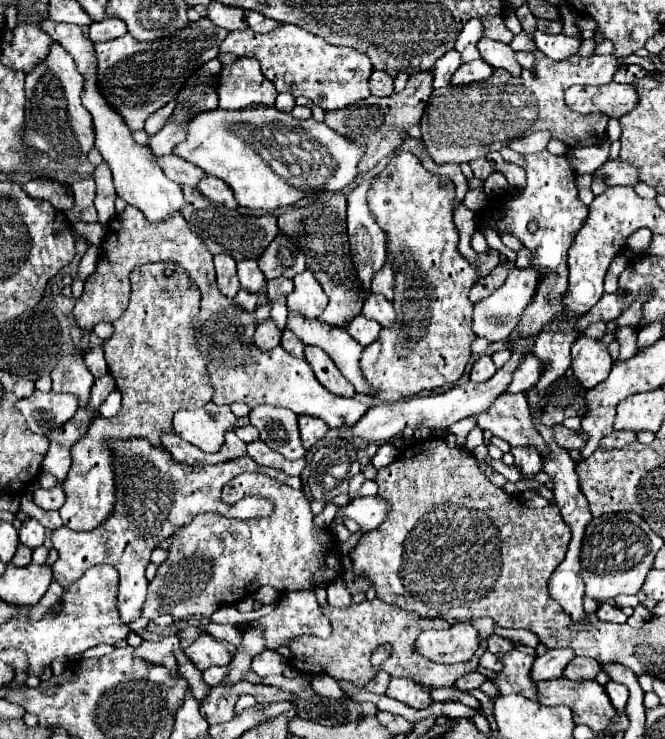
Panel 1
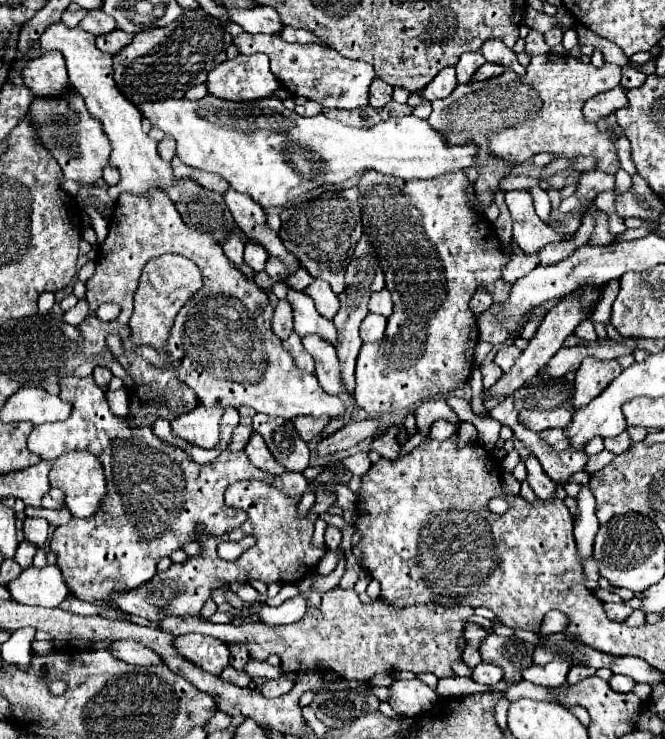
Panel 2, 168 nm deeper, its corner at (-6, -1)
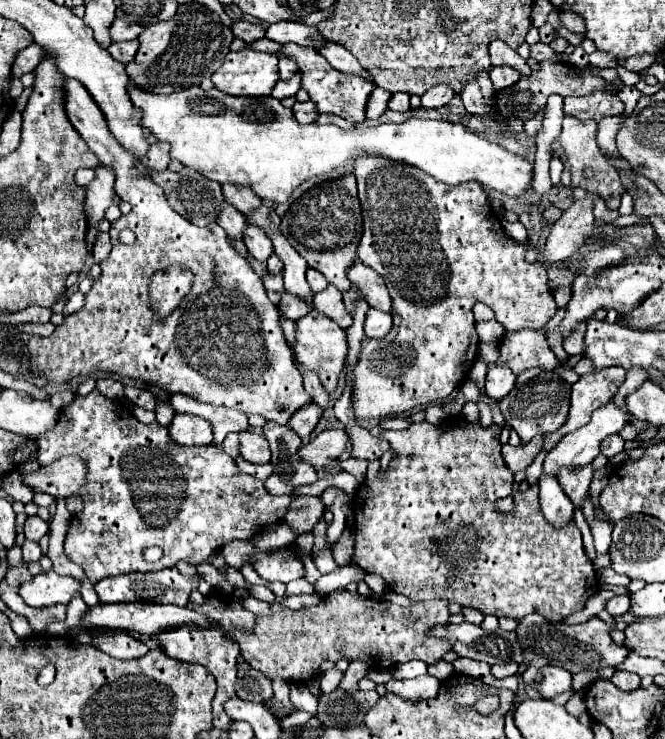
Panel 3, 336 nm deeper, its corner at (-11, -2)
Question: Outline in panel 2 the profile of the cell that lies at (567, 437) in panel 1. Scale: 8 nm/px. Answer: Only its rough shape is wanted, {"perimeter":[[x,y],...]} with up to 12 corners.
{"perimeter":[[560,428],[544,430],[542,438],[556,450],[570,448],[570,438]]}

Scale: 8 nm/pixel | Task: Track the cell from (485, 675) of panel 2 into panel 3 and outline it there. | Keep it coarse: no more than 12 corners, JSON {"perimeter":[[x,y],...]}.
{"perimeter":[[507,661],[493,665],[491,673],[497,679],[515,675],[519,665]]}

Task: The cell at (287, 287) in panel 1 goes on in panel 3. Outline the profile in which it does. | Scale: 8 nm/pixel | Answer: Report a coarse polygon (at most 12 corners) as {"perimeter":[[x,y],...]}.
{"perimeter":[[307,269],[307,283],[313,293],[323,291],[329,281],[315,269]]}

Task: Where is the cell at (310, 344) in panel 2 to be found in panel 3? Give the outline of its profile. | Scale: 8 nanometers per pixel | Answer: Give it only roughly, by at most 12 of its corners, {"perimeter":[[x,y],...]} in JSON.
{"perimeter":[[309,311],[295,325],[295,361],[333,393],[347,335]]}

